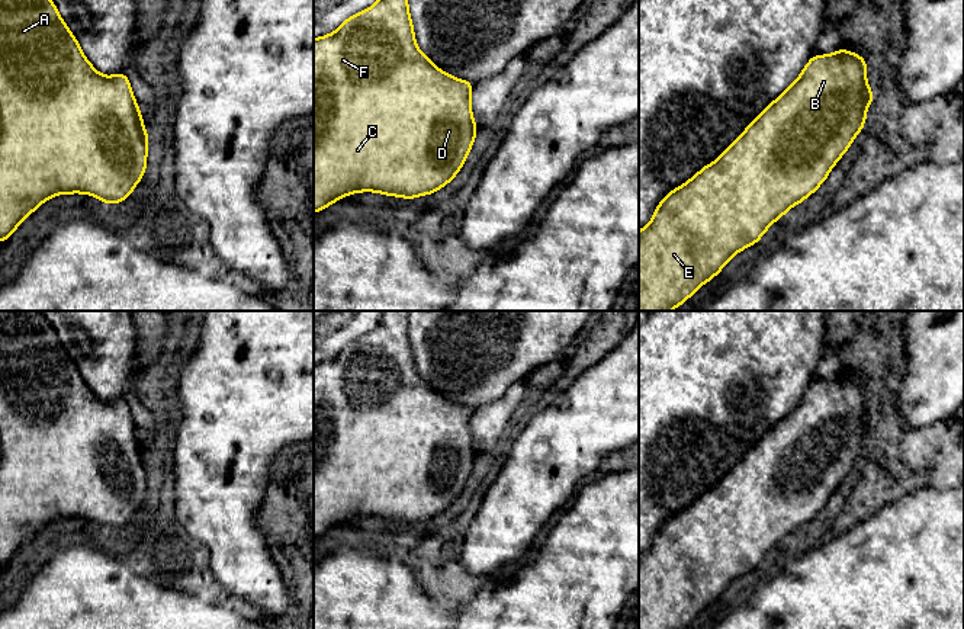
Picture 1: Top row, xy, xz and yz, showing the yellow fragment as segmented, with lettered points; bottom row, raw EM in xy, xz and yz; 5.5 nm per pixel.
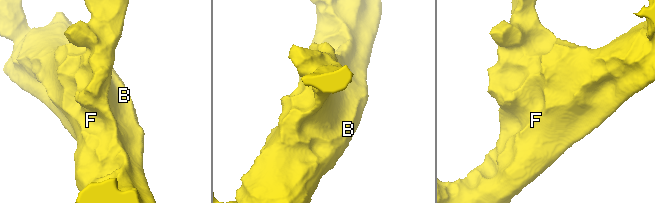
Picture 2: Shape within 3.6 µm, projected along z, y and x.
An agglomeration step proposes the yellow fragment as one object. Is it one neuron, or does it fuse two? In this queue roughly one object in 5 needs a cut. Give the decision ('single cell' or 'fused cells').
single cell

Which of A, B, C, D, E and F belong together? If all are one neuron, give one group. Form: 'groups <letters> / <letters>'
groups A B C D E F

